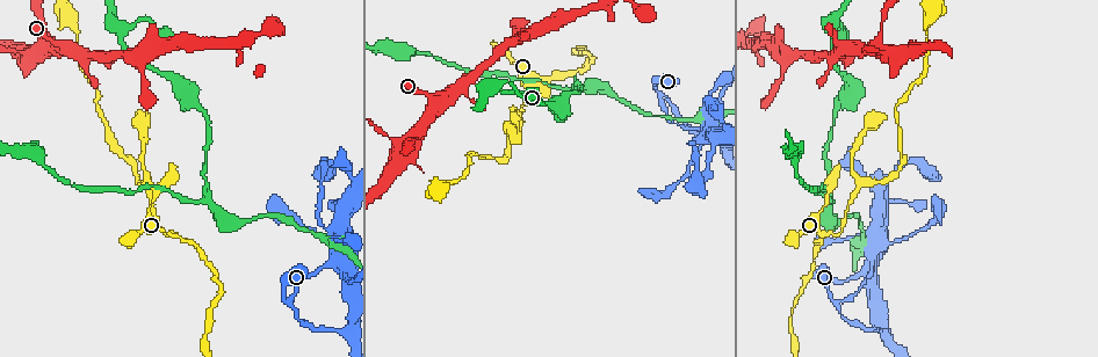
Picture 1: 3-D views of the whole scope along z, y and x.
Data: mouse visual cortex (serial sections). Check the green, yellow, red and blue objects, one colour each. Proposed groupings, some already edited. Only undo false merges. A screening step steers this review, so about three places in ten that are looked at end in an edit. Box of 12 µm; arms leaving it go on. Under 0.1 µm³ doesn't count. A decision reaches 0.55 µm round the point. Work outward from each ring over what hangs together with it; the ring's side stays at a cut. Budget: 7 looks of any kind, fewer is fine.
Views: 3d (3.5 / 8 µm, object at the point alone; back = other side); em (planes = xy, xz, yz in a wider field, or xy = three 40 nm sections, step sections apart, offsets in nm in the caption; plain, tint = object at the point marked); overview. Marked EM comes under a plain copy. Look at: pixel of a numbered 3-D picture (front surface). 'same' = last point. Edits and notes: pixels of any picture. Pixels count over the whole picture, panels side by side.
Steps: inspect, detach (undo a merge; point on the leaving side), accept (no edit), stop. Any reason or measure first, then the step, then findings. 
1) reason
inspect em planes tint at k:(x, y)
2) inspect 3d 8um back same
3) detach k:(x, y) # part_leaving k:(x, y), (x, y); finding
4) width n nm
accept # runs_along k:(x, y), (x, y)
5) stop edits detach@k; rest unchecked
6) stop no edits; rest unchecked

thick turns thin
inspect 3d 3.5um at 1:(494, 86)

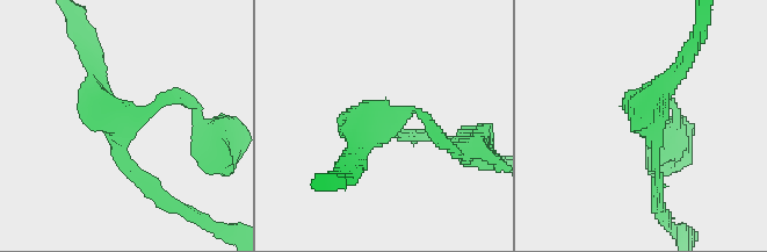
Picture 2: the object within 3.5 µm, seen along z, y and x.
inspect em planes tint at 2:(118, 118)

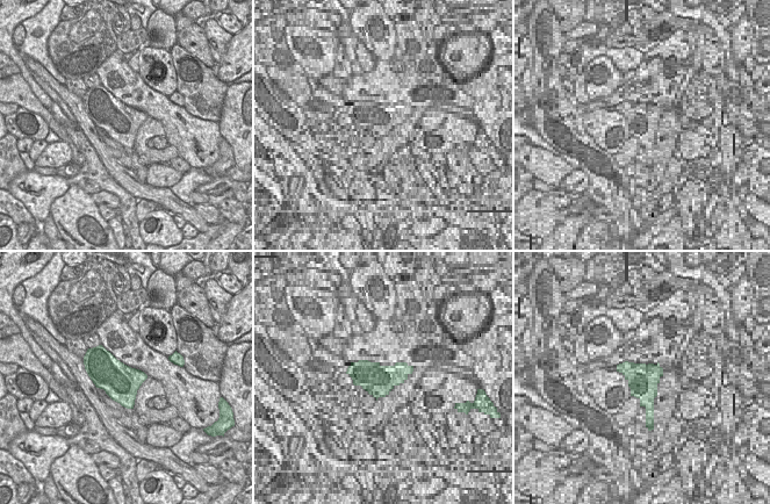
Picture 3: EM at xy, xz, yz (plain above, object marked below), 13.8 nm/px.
cut it another way
inspect em xy step 3 tint same

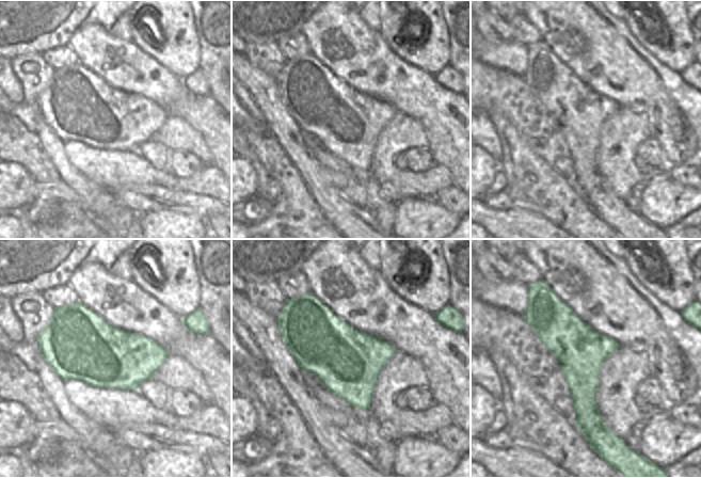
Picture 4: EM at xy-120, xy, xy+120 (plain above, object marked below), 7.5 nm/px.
accept # runs_along 2:(175, 96), (115, 121), (144, 181); continuous, no second cell

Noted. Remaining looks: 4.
three-way junction
inspect 3d 3.5um at 1:(660, 98)

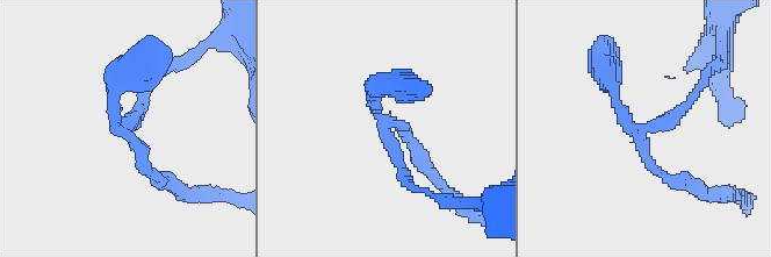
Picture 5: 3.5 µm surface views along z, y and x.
arms 3; arm_widths 150, 150, 200 nm
inspect em xy step 3 tint at 5:(386, 129)

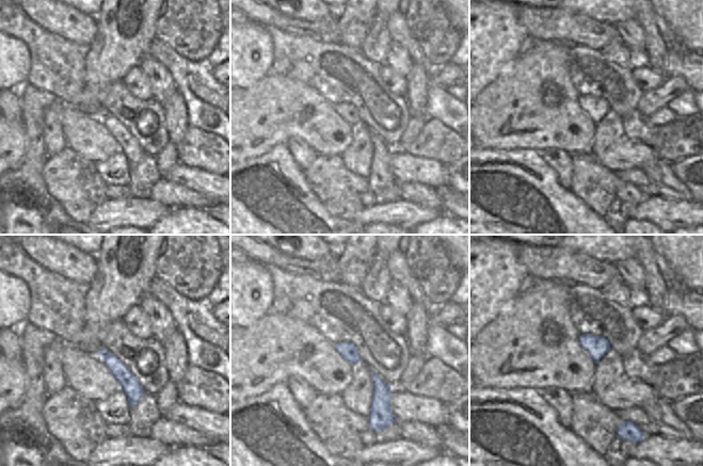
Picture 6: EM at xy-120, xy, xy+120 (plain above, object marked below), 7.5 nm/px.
accept # runs_along 5:(375, 87), (372, 102), (408, 183); one cell here

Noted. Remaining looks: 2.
abrupt turn
inspect 3d 3.5um at 1:(838, 235)

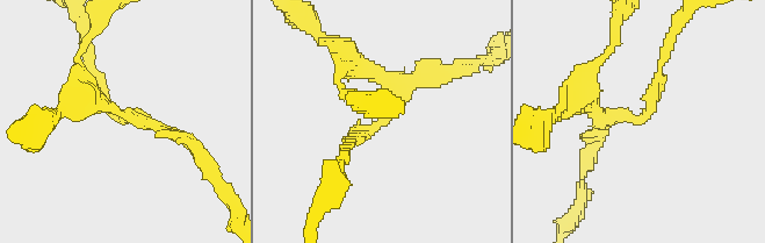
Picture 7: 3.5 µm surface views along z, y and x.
arms 3; arm_widths 150, 200, 200 nm
inspect em xy step 1 tint at 7:(640, 119)

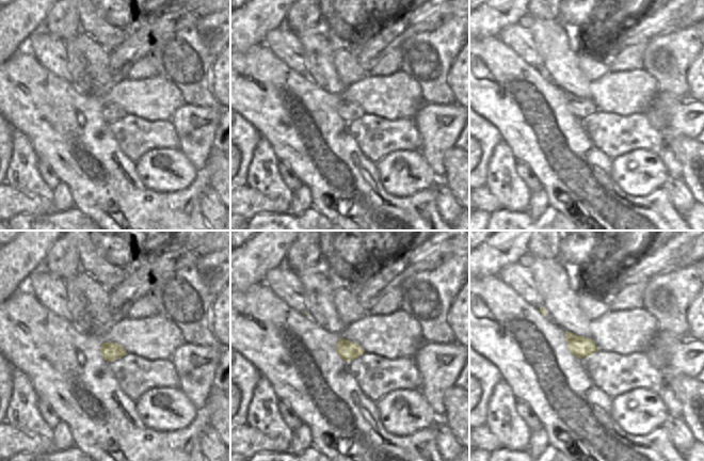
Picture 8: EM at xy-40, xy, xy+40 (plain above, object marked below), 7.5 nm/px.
accept # runs_along 7:(586, 99), (640, 120), (664, 59); all the same cell

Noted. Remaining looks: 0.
stop no edits; rest unchecked

